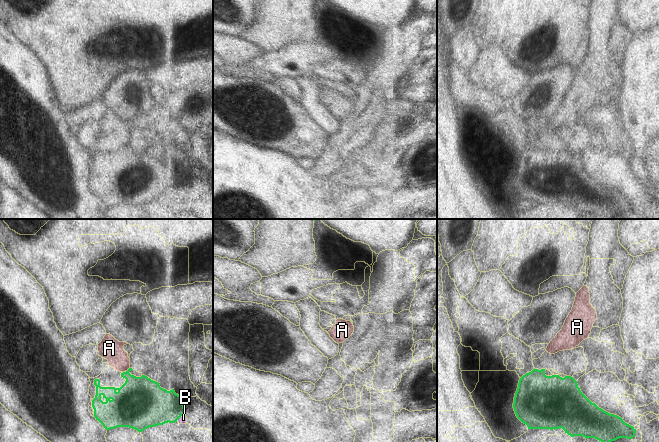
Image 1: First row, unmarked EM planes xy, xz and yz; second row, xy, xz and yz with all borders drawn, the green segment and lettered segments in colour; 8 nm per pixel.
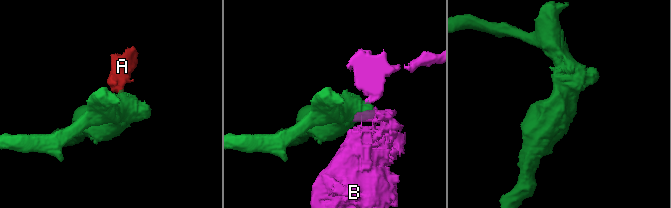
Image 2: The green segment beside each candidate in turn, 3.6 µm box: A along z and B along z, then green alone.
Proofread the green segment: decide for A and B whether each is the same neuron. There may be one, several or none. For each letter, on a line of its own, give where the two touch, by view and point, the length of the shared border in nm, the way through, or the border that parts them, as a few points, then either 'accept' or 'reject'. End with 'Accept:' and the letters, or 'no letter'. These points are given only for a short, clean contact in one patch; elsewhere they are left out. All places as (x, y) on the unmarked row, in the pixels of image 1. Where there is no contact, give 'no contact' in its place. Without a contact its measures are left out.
A: contact xy (128, 145); length 50 nm; border xy (129, 143), (126, 147); reject
B: contact xy (180, 192); length 100 nm; border xy (184, 189), (176, 197); reject
Accept: no letter

